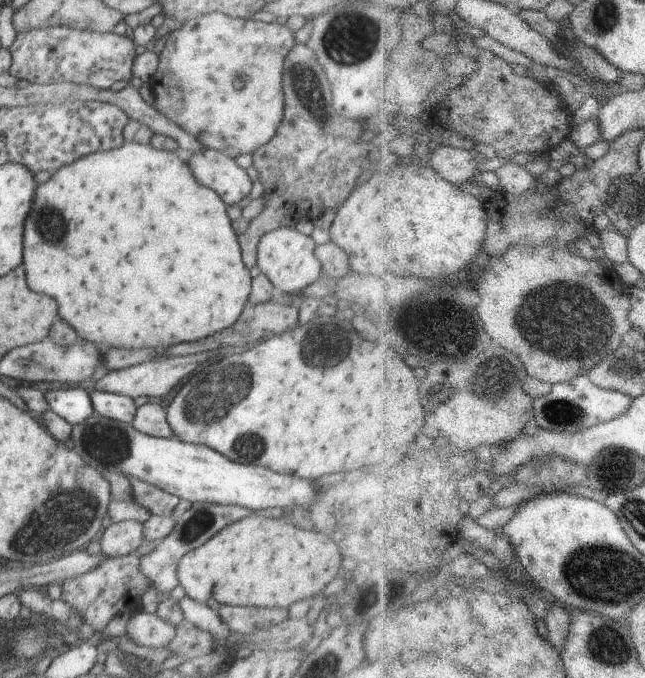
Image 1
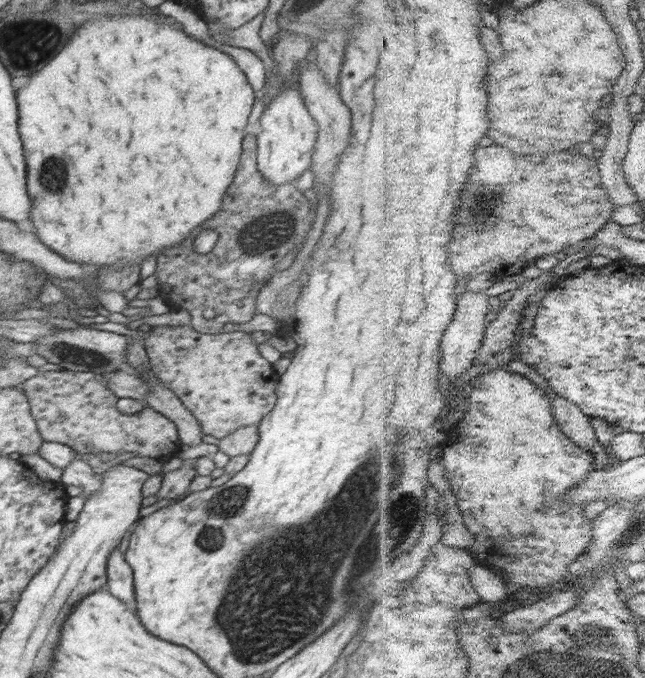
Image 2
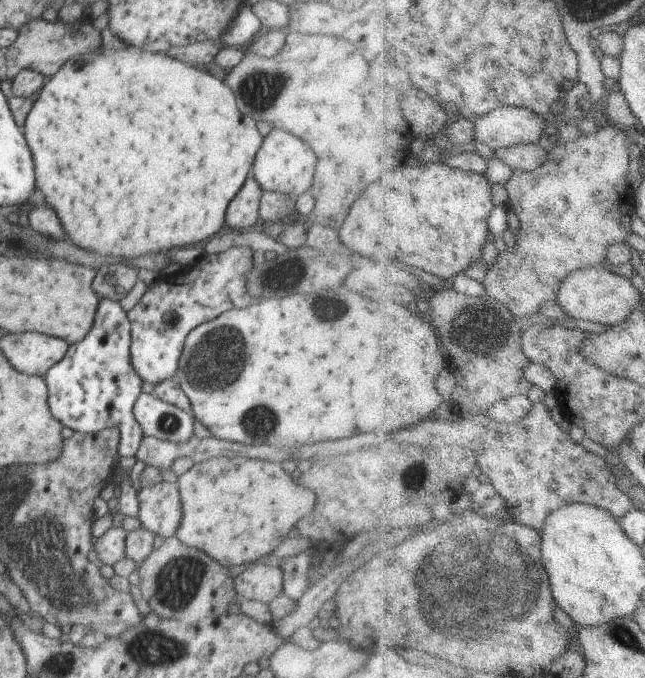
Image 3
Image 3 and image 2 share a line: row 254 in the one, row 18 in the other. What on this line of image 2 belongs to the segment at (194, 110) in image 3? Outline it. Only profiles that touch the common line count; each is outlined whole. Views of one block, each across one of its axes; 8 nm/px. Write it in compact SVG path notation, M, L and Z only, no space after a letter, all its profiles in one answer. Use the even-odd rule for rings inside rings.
M142 14L132 17L118 15L88 21L88 24L76 30L70 42L58 52L54 60L46 64L46 68L42 68L40 72L36 72L36 76L30 78L28 86L20 88L18 132L24 144L24 156L28 166L27 191L33 204L29 227L36 233L40 242L49 246L50 250L57 252L66 261L88 264L96 268L118 269L141 264L149 255L159 255L170 246L181 244L187 236L191 237L193 230L201 227L219 211L235 173L238 172L242 143L247 135L248 119L257 97L256 92L230 55L186 36L182 29L158 24L161 22L158 22L156 17L145 19Z

